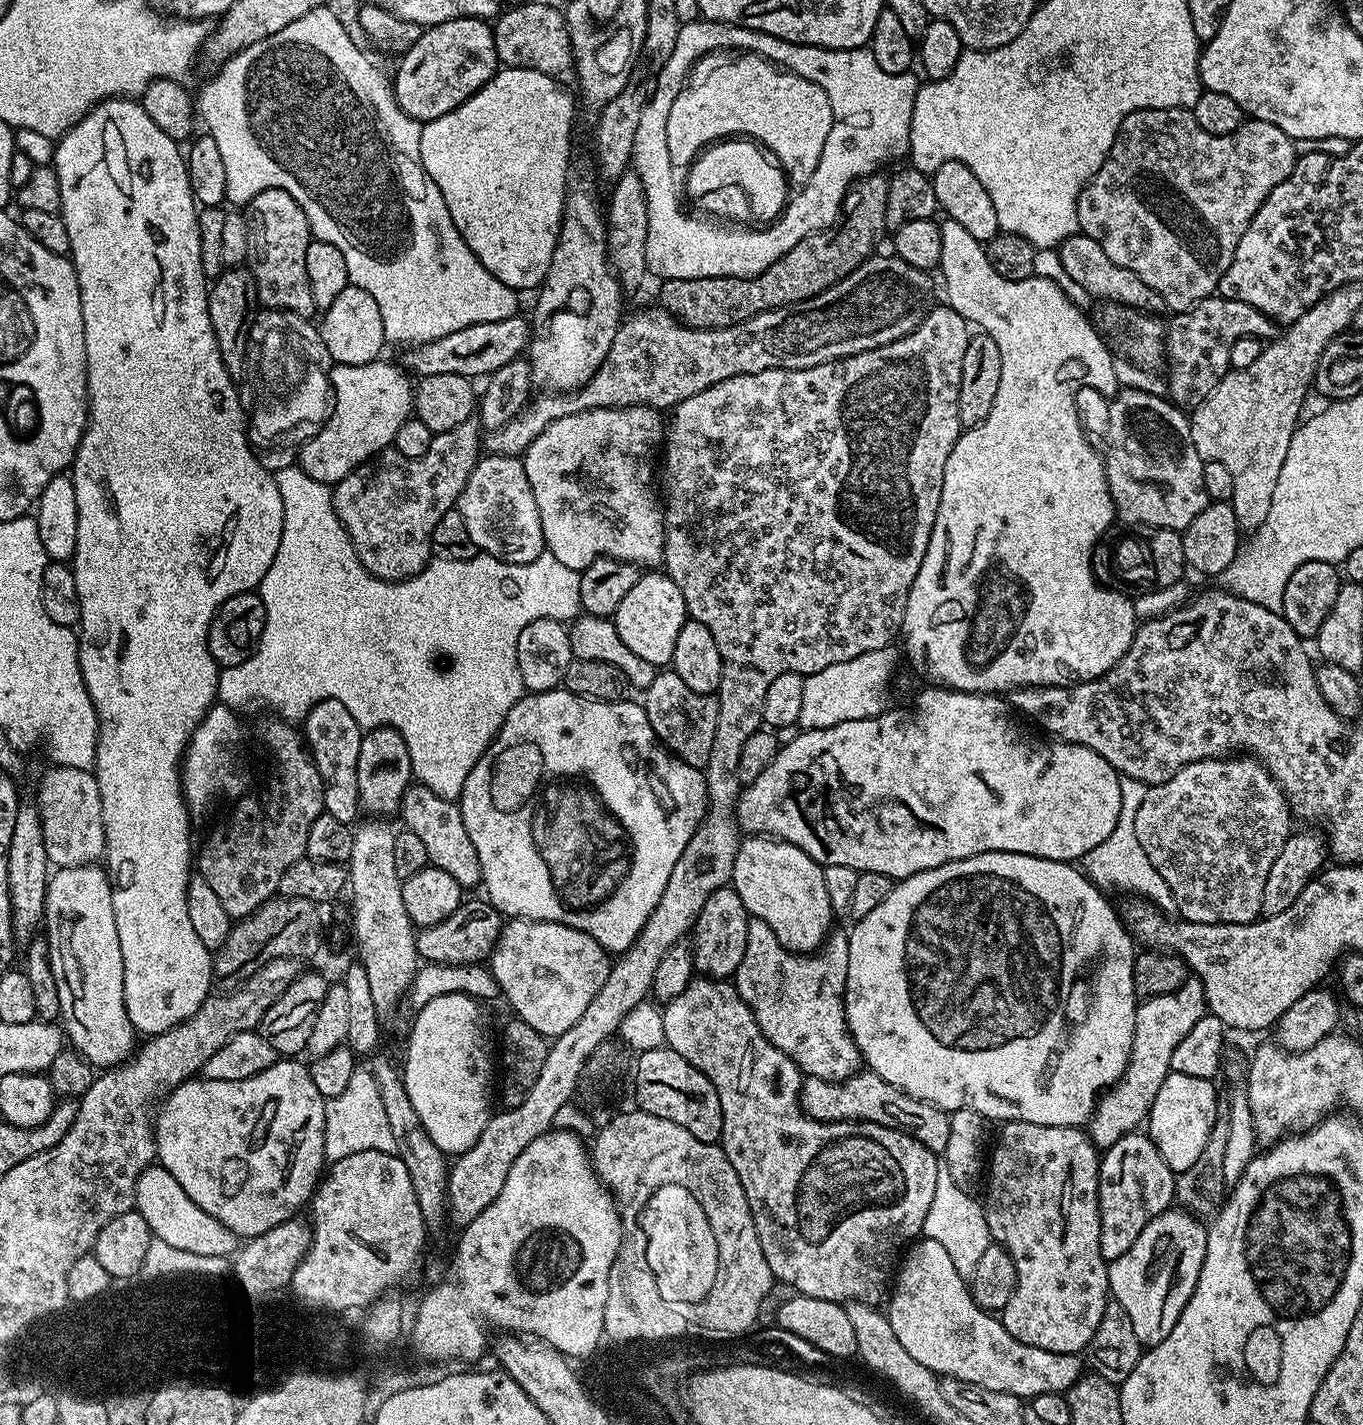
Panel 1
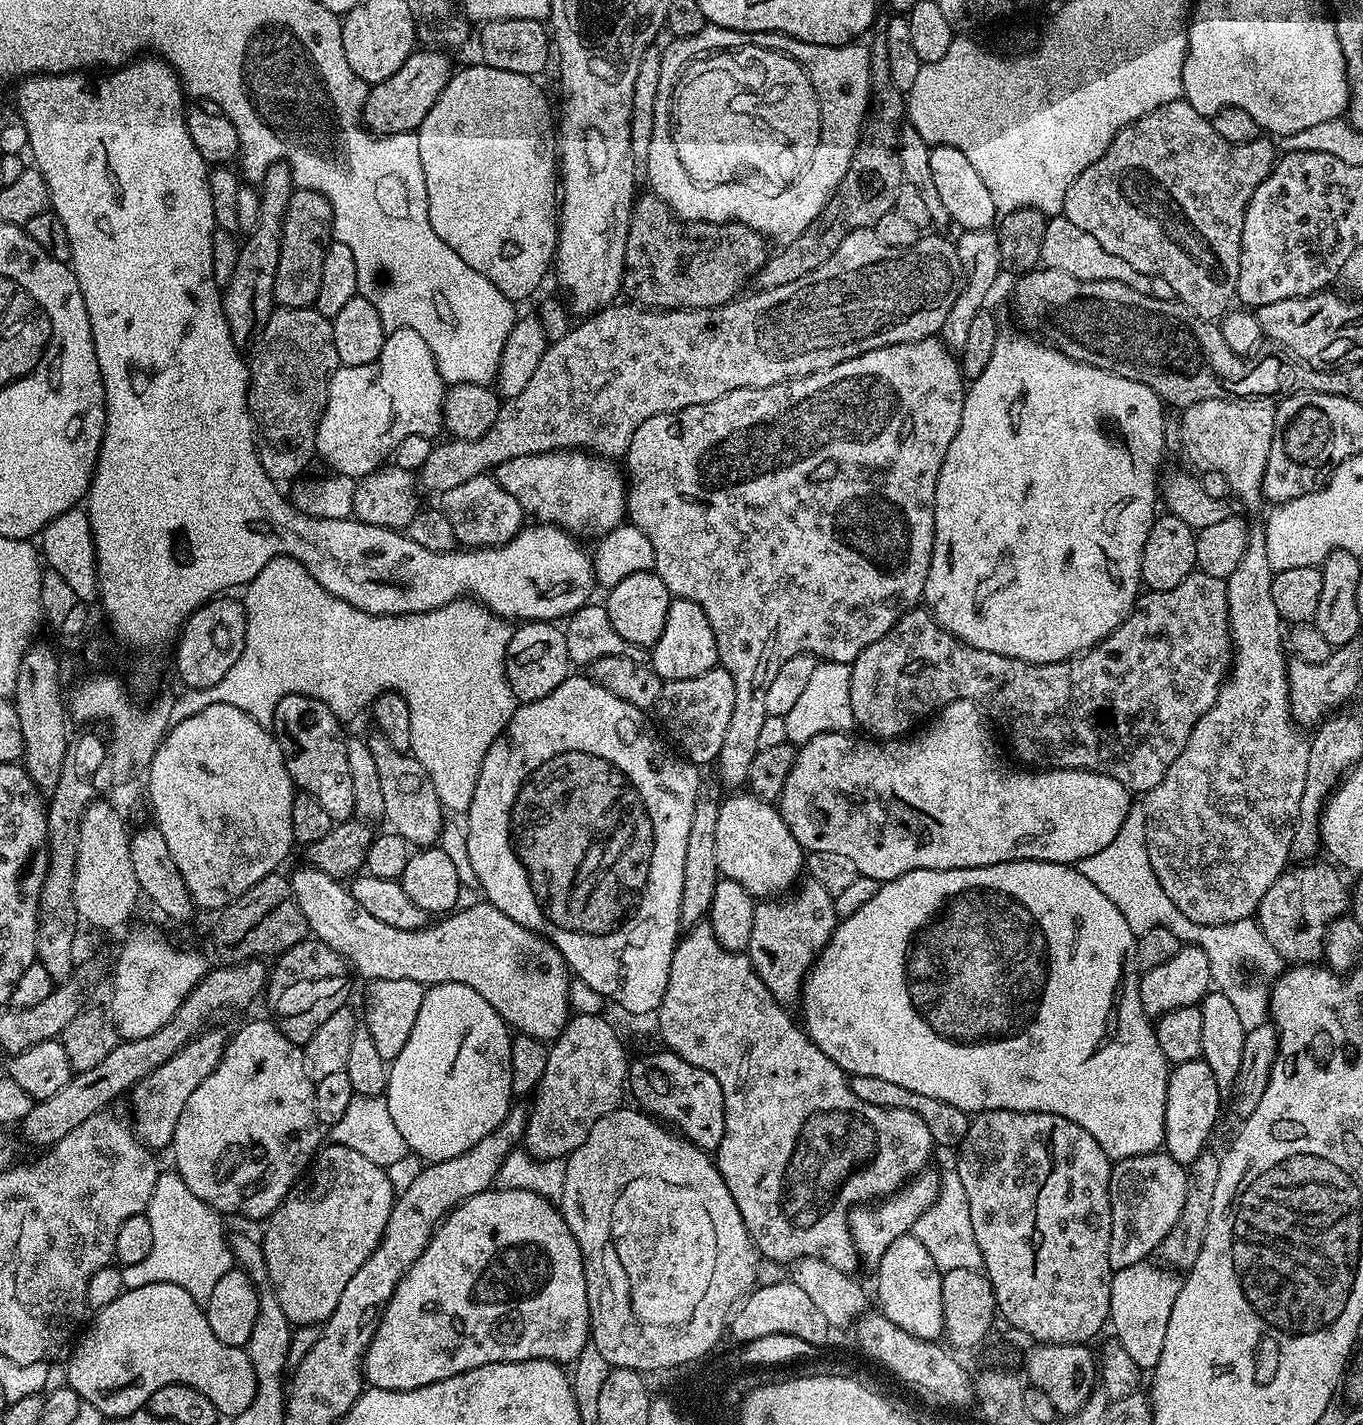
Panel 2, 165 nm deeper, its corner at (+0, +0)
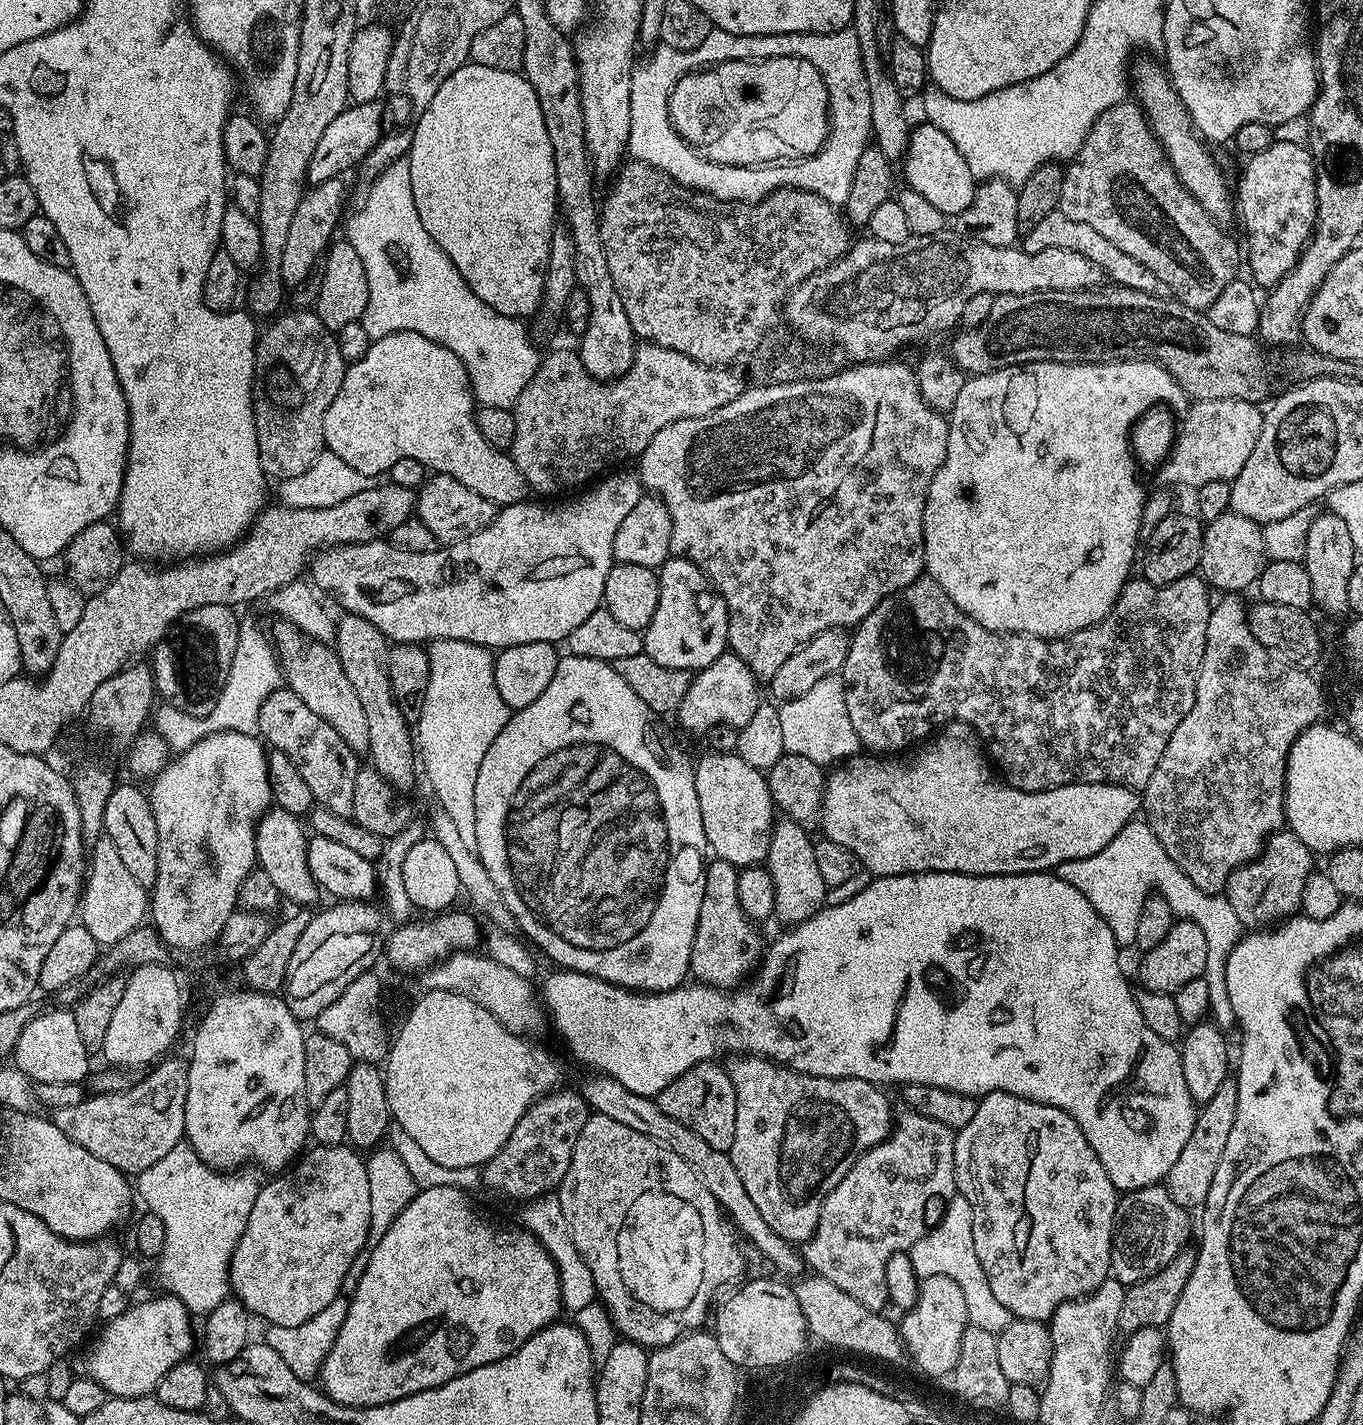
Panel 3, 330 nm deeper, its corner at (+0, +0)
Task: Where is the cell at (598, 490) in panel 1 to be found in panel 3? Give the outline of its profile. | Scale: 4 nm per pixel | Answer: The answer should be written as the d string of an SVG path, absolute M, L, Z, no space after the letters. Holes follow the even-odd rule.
M395 332L381 340L373 340L364 357L347 365L341 389L338 390L337 396L325 412L324 447L327 451L338 454L338 458L342 458L342 462L346 462L346 466L354 466L354 470L358 470L358 474L366 474L373 478L383 477L390 470L390 466L394 466L394 462L399 462L401 458L418 458L418 462L422 462L425 469L454 478L454 482L462 482L462 486L474 490L474 494L482 494L482 498L486 498L497 506L521 503L527 497L524 495L529 495L530 492L524 475L518 470L511 455L507 451L490 446L486 442L486 438L482 438L478 419L478 401L472 390L472 379L468 377L468 371L462 358L458 358L458 354L454 354L454 350L450 350L444 344L436 344L435 341L417 332Z

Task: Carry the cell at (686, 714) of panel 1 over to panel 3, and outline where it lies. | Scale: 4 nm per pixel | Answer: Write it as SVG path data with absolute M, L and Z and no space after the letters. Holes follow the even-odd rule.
M725 650L721 656L714 658L714 662L710 662L710 666L701 668L695 673L690 684L690 690L686 690L686 698L682 698L682 702L676 707L675 719L680 719L681 726L688 732L707 734L711 728L719 724L725 724L739 730L754 718L754 714L757 713L762 703L760 687L762 687L761 681L752 673L750 666L730 650Z

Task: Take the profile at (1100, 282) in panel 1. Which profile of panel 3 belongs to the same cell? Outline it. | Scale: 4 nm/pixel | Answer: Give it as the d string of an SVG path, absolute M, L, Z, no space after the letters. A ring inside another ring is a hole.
M1059 210L1046 214L1042 222L1038 222L1033 228L1027 229L1022 236L1022 247L1025 252L1038 254L1038 250L1074 250L1074 254L1082 254L1082 258L1090 258L1090 262L1098 265L1105 275L1115 285L1130 290L1138 290L1142 294L1150 294L1154 298L1169 299L1172 296L1170 286L1154 274L1154 270L1149 270L1142 266L1142 262L1137 262L1135 258L1130 258L1130 254L1125 254L1121 248L1114 246L1114 242L1108 241L1104 235L1098 234L1098 230L1093 230L1091 226L1086 226L1086 222L1074 222L1074 218L1066 218Z

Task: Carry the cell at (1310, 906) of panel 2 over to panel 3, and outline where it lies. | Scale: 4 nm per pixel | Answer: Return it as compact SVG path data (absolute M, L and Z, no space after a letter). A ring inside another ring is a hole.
M1291 830L1272 833L1264 842L1260 855L1254 860L1239 864L1229 874L1222 894L1234 906L1241 925L1268 926L1275 916L1287 918L1300 908L1304 882L1313 871L1314 853Z

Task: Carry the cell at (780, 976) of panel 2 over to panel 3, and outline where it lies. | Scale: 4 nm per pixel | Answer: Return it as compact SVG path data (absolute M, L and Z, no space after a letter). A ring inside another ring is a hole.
M787 818L777 819L772 826L766 867L774 878L774 916L784 926L801 924L819 912L826 900L826 885L818 870L818 858L814 858L814 840L808 836L809 829Z

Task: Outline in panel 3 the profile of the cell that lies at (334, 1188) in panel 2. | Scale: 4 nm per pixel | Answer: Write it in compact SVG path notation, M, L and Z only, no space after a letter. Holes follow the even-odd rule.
M344 1144L316 1146L313 1149L313 1152L305 1151L291 1167L273 1175L276 1177L269 1184L267 1181L261 1187L258 1198L254 1198L254 1210L250 1210L246 1230L232 1255L232 1264L228 1267L228 1283L235 1299L241 1302L253 1317L261 1316L262 1319L268 1320L269 1325L302 1326L302 1322L310 1322L310 1318L314 1318L314 1314L326 1310L326 1306L330 1306L330 1302L334 1302L334 1298L341 1295L344 1279L353 1271L352 1263L355 1262L356 1255L360 1251L362 1251L361 1253L365 1251L368 1241L368 1231L370 1230L370 1178L366 1178L365 1159L357 1152L357 1149Z

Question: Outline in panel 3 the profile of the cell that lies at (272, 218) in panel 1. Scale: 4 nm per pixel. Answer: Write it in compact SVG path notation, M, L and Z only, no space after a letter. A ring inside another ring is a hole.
M337 178L327 180L321 184L313 184L300 197L298 210L294 210L294 219L290 222L290 235L286 238L286 247L282 250L282 258L278 261L280 278L285 285L295 286L301 284L303 280L309 279L313 275L312 271L317 271L322 257L327 253L334 237L337 235L336 227L340 224L340 215L344 212L344 183L343 179Z

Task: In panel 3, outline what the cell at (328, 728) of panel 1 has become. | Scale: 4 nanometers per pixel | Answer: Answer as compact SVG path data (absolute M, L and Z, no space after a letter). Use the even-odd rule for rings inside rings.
M287 686L271 692L258 710L258 732L275 751L286 754L310 786L313 801L339 816L351 816L354 810L354 778L362 767L354 750L342 740L337 730L310 710Z

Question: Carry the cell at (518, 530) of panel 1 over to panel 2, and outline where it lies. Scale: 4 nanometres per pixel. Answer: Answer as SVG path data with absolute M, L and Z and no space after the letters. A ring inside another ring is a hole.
M488 474L470 478L470 482L462 482L462 486L454 486L454 490L443 493L442 500L442 510L446 518L450 518L450 526L454 526L457 541L468 548L495 548L498 544L510 542L526 524L526 513L518 498L514 498L514 494L504 490L499 482Z

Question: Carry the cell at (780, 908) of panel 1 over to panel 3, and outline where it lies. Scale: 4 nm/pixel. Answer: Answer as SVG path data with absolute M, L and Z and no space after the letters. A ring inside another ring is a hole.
M711 750L705 752L705 756L700 761L695 761L694 771L698 806L702 810L702 826L708 839L711 855L717 860L730 862L737 870L763 865L768 859L770 834L774 823L774 815L772 816L774 805L765 773L759 768L747 765L737 754L716 753Z

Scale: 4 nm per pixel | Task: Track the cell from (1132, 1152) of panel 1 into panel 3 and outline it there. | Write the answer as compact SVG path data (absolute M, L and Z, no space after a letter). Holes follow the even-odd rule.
M1160 1184L1121 1195L1116 1206L1116 1228L1112 1232L1111 1275L1131 1286L1170 1266L1179 1252L1189 1247L1192 1220L1188 1216L1191 1216L1189 1209L1178 1206L1167 1187Z

